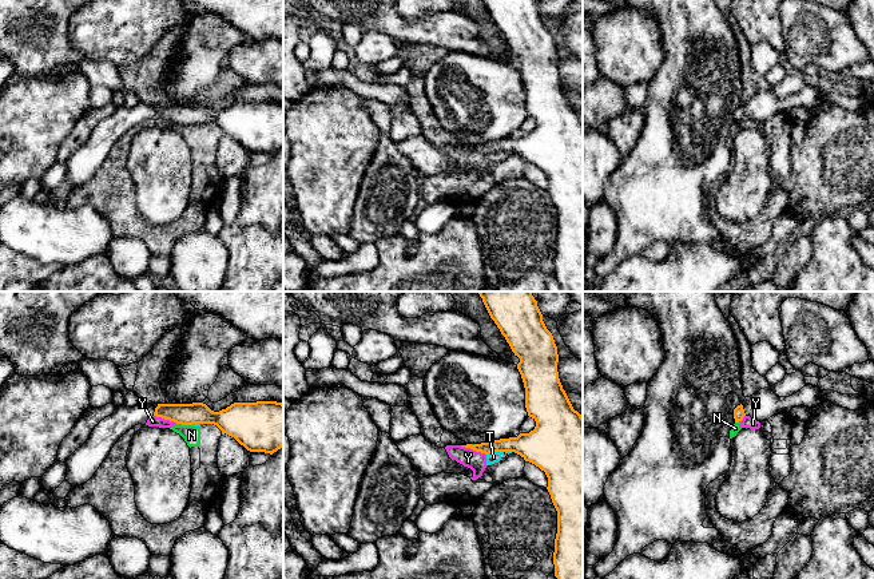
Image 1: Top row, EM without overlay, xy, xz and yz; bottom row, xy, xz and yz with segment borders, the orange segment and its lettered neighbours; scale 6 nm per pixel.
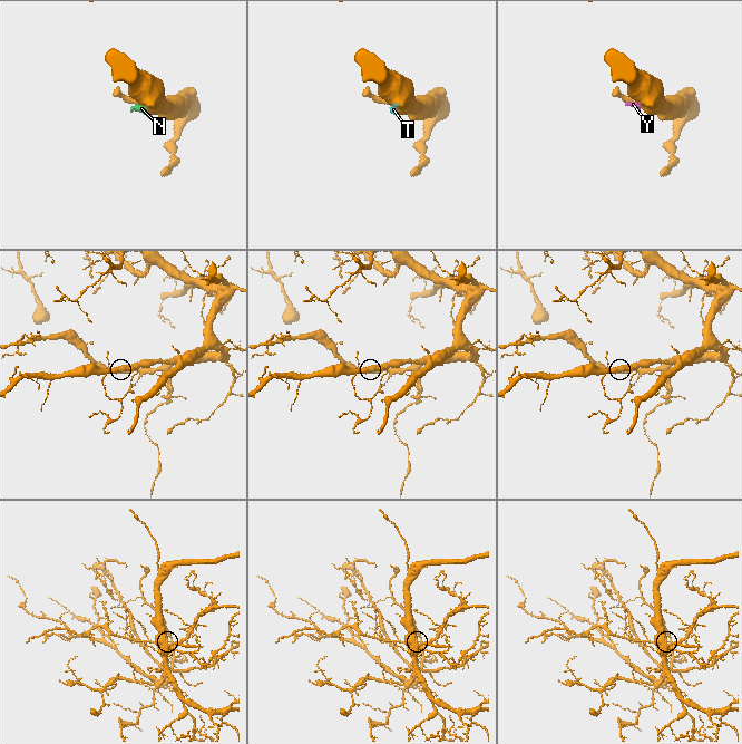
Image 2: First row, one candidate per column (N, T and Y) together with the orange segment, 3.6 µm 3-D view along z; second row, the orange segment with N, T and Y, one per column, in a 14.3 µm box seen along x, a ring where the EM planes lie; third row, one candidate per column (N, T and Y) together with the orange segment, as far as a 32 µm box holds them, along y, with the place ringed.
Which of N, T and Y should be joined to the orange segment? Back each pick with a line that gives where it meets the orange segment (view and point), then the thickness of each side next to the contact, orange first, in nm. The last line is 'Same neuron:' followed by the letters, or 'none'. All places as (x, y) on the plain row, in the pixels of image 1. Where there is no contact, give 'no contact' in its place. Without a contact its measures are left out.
Same neuron: none

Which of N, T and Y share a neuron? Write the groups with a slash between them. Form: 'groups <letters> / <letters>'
groups N T Y

